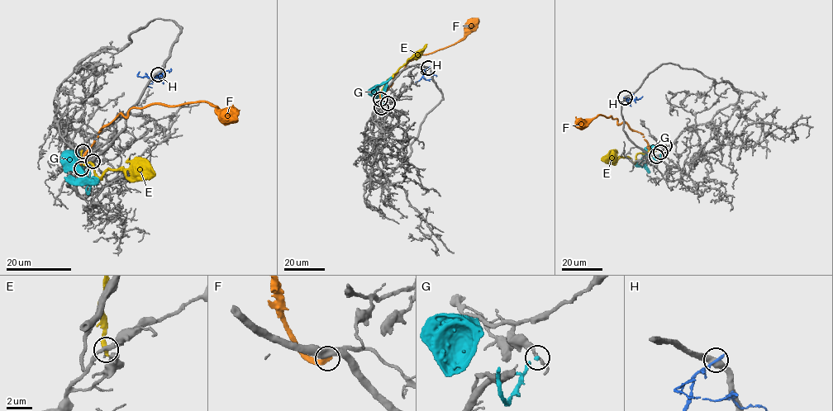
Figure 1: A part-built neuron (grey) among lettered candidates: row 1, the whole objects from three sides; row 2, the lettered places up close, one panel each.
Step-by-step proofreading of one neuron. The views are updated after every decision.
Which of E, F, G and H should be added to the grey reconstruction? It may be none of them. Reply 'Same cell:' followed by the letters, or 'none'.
Same cell: none

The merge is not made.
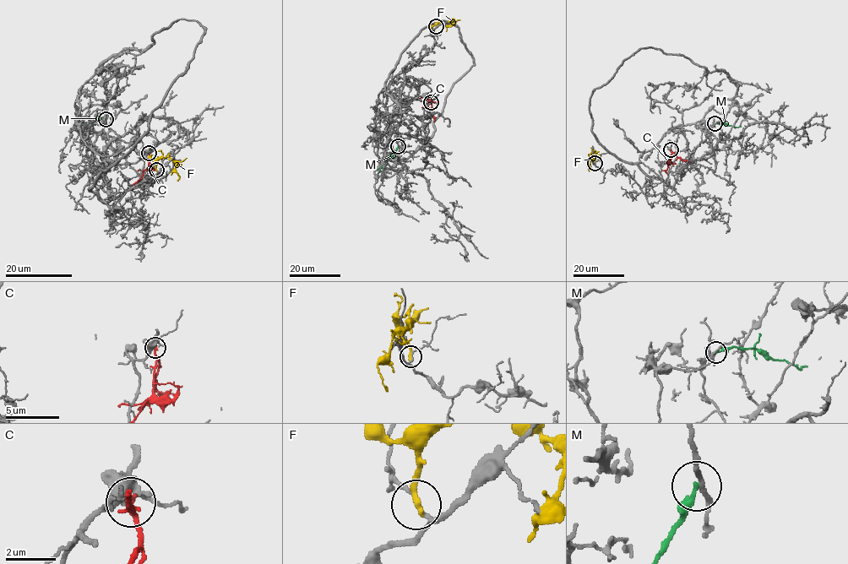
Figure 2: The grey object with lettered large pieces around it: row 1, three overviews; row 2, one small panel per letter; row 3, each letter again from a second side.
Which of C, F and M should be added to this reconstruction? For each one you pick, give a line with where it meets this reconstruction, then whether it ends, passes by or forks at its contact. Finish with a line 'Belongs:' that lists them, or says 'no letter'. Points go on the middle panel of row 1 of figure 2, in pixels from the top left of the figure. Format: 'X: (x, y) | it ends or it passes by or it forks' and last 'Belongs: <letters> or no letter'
Belongs: no letter

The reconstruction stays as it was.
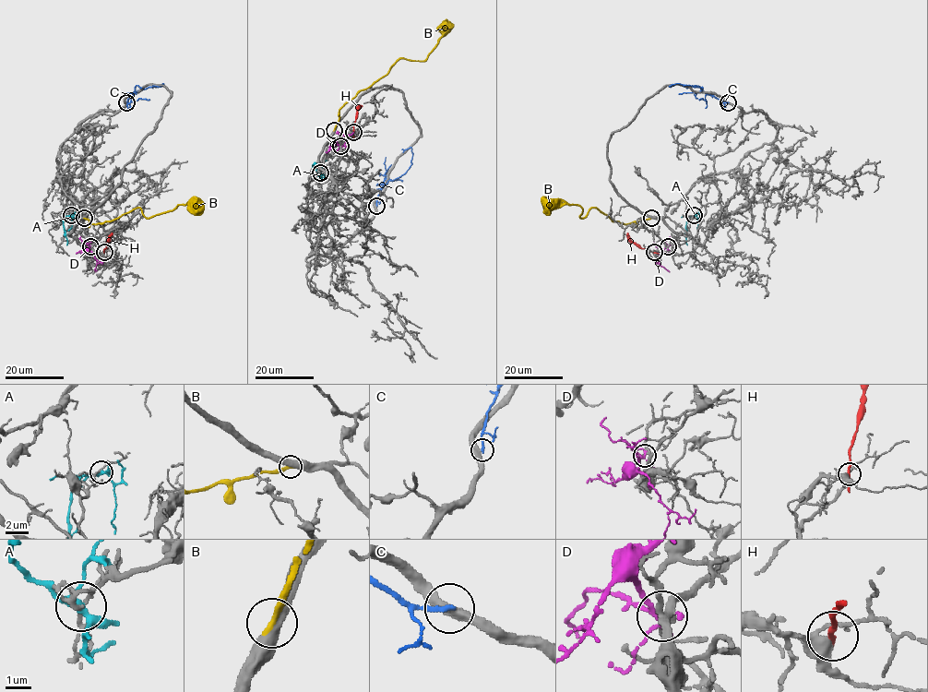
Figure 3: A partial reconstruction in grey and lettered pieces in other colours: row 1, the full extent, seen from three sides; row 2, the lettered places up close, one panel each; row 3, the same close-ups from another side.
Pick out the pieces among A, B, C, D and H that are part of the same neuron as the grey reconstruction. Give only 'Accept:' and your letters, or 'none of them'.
Accept: B

